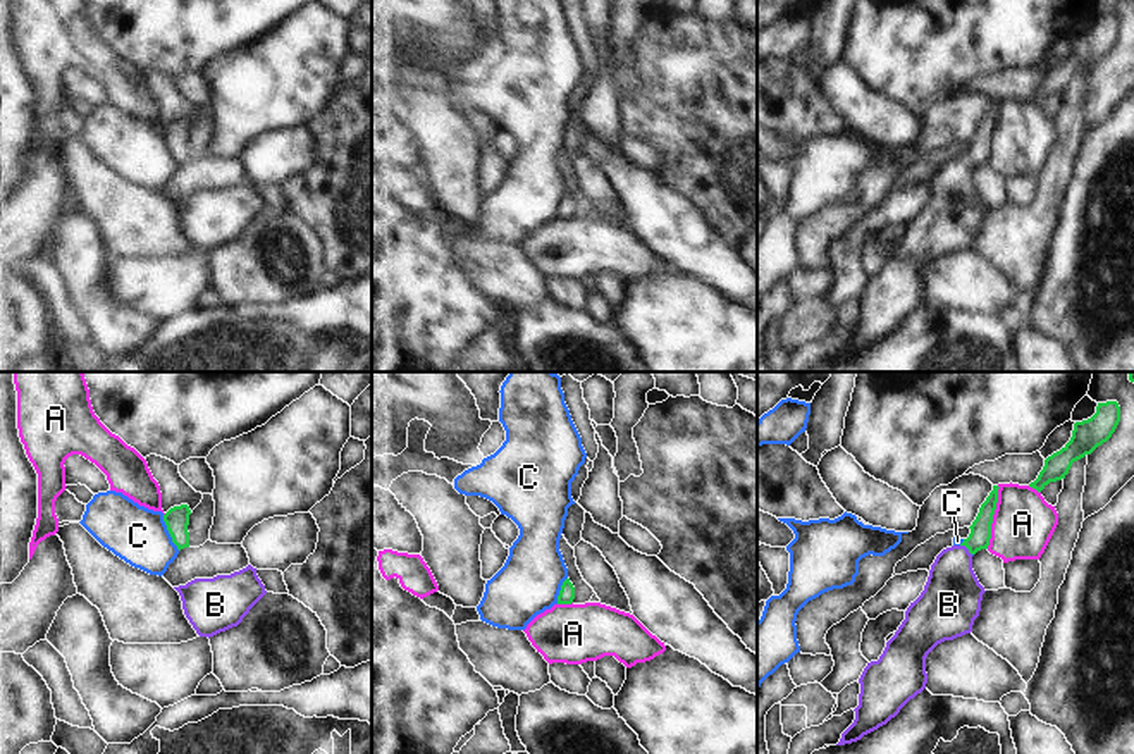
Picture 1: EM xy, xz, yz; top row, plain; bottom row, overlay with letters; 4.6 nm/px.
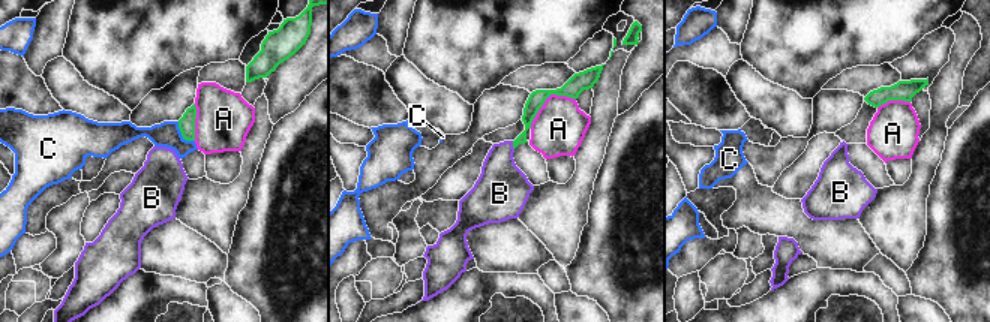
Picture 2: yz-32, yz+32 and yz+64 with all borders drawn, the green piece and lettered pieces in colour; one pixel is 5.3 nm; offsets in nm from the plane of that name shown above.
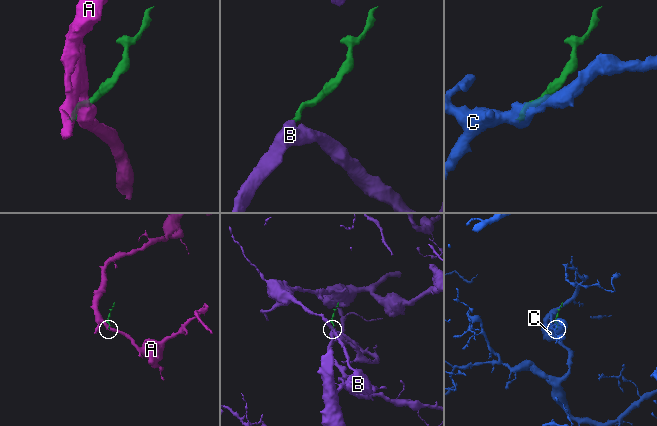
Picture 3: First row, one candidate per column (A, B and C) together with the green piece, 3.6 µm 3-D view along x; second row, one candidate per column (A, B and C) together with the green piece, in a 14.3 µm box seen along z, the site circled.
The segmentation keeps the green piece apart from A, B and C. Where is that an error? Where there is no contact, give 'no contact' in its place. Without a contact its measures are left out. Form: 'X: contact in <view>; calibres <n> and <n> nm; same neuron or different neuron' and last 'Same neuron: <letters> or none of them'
A: contact in yz; calibres 100 and 280 nm; different neuron
B: contact in yz; calibres 100 and 280 nm; same neuron
C: contact in xy; calibres 110 and 260 nm; different neuron
Same neuron: B

